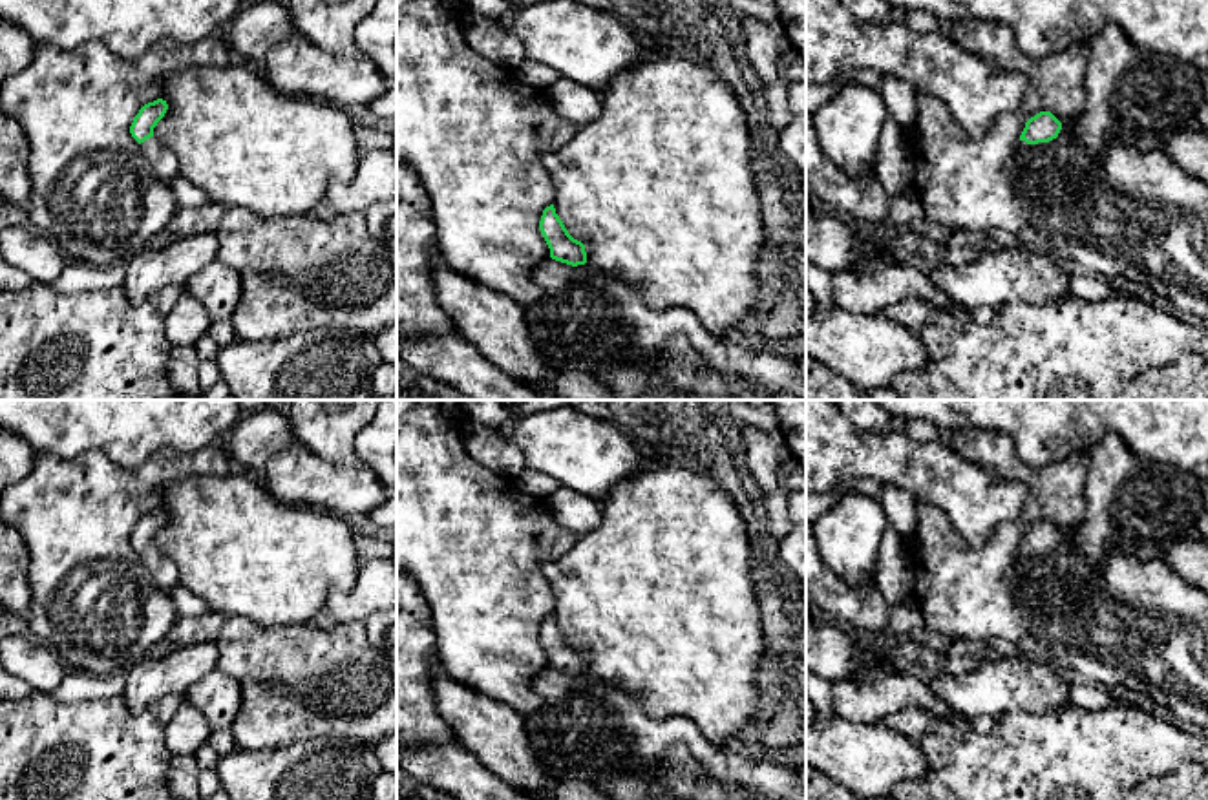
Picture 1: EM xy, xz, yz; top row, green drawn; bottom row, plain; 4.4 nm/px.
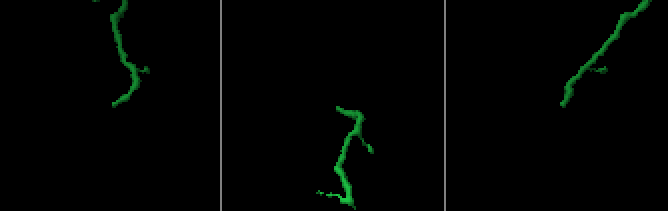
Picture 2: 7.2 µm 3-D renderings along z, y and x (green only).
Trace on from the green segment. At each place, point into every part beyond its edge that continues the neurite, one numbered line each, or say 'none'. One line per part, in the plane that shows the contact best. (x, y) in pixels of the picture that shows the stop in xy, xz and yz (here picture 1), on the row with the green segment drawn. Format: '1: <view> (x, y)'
1: xy (163, 163)

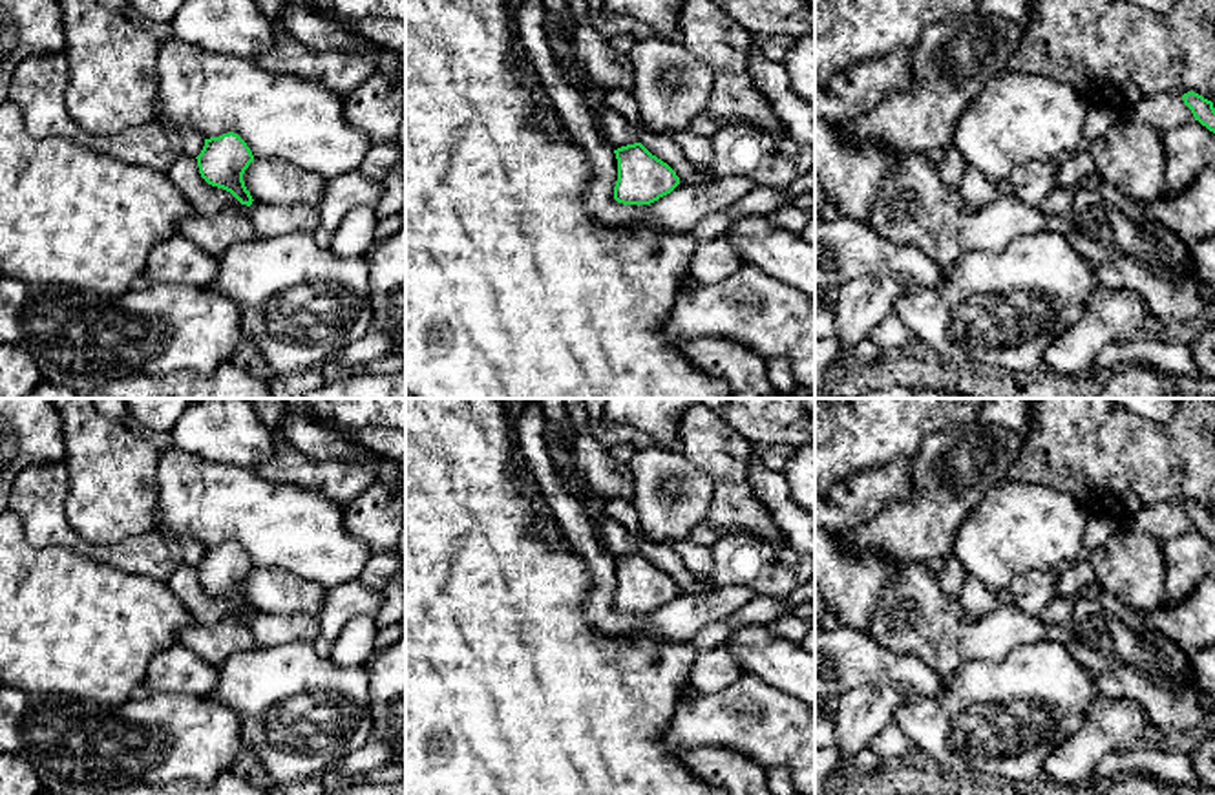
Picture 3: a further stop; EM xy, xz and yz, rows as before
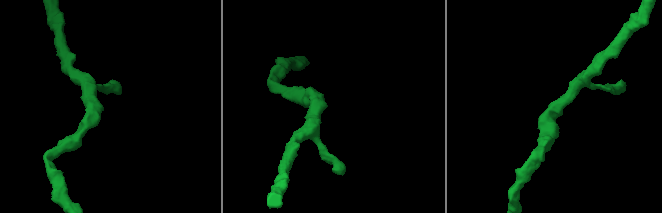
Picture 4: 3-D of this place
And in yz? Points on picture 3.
none

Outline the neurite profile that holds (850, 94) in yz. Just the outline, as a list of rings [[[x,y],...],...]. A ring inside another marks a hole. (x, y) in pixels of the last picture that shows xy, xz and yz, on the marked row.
[[[912,49],[855,64],[835,73],[815,93],[815,117],[835,124],[859,119],[875,110],[892,91],[912,86]]]

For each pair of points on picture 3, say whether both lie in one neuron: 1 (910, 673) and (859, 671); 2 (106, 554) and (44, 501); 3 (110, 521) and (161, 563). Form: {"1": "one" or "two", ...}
{"1": "one", "2": "one", "3": "two"}

